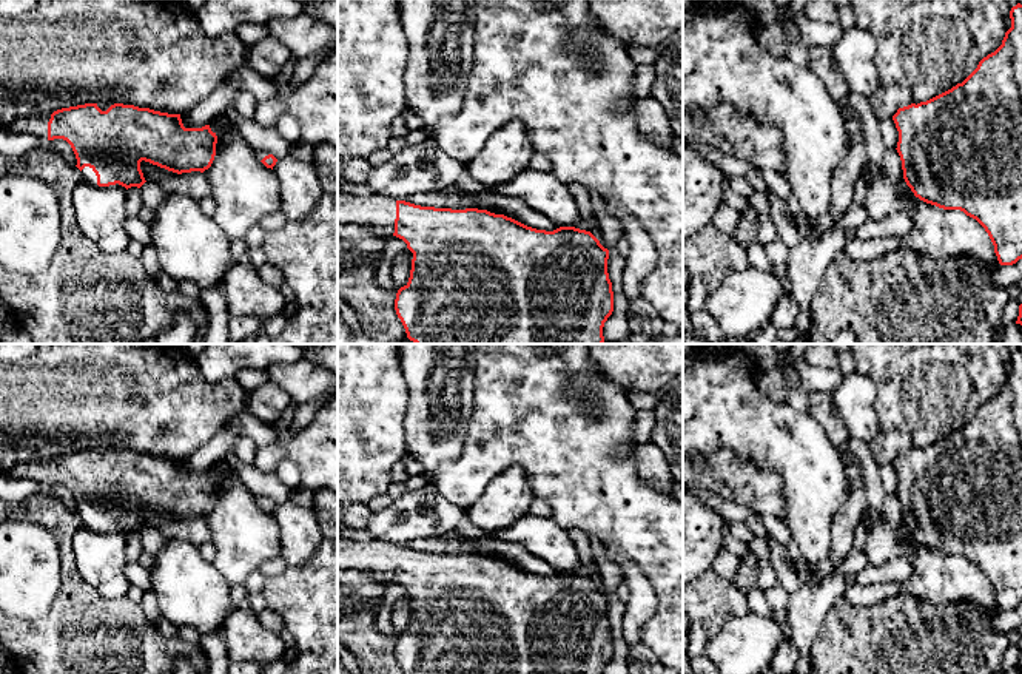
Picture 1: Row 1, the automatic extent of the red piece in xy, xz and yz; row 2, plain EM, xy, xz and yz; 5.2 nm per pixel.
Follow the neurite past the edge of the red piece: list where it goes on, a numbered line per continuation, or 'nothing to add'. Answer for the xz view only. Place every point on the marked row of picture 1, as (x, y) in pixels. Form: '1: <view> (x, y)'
1: xz (375, 213)

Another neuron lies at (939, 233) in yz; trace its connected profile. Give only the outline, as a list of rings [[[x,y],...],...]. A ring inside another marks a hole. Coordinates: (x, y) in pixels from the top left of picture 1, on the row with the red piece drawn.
[[[911,188],[903,196],[903,213],[911,219],[911,230],[896,236],[902,248],[928,254],[934,259],[970,256],[996,268],[994,245],[985,228],[960,210],[943,210],[914,196]]]

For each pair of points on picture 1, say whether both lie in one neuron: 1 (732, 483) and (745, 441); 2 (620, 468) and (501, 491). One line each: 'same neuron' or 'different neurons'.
1: different neurons
2: different neurons

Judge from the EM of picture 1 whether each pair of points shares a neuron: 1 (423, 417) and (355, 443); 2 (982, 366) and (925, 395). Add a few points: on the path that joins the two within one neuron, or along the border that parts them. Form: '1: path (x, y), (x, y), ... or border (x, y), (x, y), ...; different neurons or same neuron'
1: border (409, 389), (404, 451); different neurons
2: path (968, 366), (954, 366), (939, 381); same neuron

